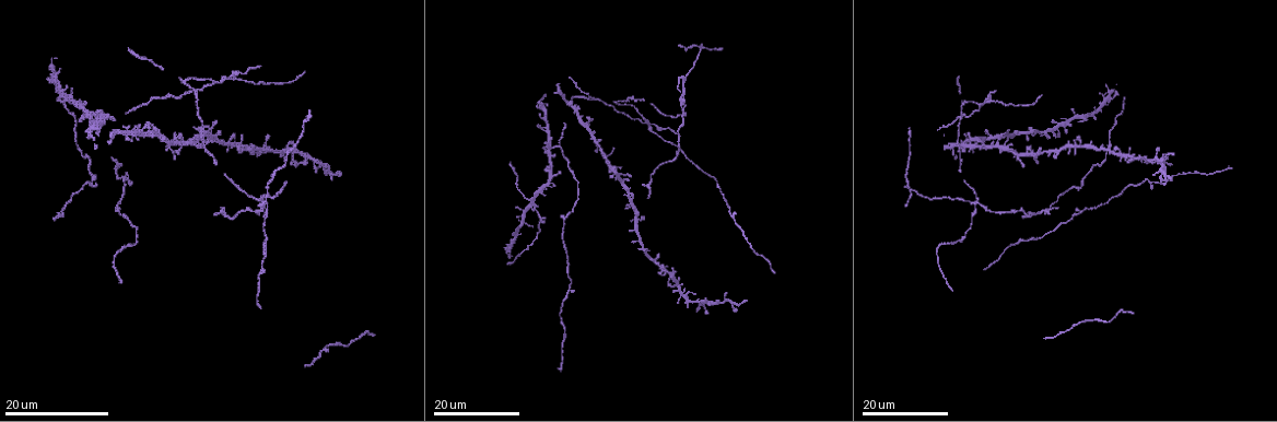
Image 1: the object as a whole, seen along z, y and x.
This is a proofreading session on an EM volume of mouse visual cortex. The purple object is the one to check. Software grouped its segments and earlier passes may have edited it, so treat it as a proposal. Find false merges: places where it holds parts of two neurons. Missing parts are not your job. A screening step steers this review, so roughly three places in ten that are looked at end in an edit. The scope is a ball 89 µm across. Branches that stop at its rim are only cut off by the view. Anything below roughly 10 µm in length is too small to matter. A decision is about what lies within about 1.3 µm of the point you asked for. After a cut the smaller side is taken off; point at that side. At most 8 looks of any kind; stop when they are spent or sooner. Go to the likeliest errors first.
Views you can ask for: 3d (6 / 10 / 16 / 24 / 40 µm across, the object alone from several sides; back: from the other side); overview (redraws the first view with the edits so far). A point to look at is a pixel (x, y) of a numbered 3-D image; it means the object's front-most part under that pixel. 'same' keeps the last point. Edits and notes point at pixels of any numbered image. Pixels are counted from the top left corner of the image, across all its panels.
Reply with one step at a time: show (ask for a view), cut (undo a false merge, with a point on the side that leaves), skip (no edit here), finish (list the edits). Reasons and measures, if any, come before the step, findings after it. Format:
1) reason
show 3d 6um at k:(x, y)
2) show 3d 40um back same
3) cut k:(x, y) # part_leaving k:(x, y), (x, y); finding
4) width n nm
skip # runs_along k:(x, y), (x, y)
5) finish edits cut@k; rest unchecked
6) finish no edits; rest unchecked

branch point
show 3d 16um at 1:(565, 219)

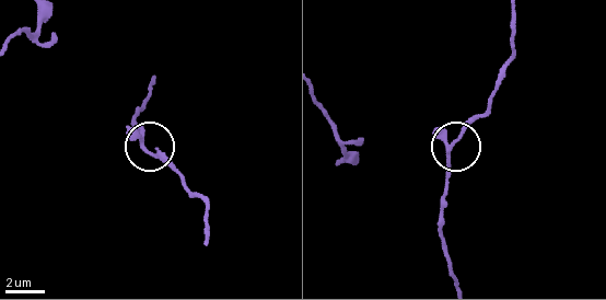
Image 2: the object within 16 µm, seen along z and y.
show 3d 6um at 2:(449, 155)

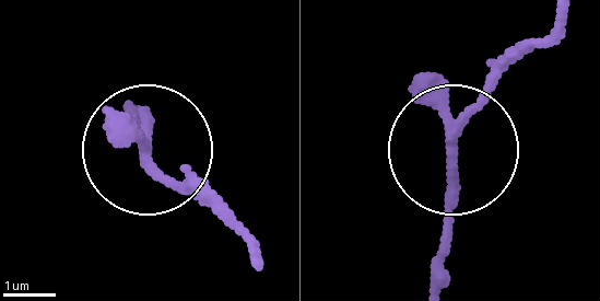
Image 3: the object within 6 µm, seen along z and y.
show 3d 6um back at 3:(142, 150)

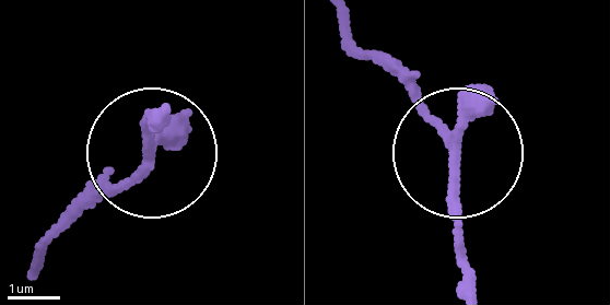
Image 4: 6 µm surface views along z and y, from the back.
arms 3
skip # continuous, no second neuron

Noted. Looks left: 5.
four-way junction
show 3d 16um at 1:(974, 202)

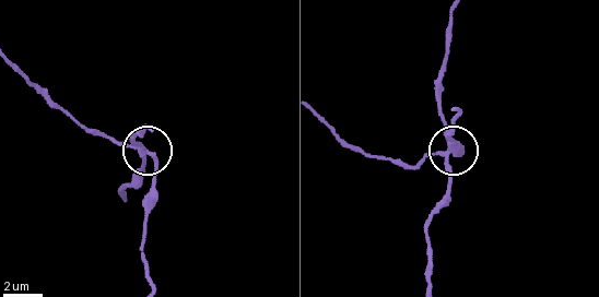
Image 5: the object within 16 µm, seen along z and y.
show 3d 10um at 5:(142, 150)

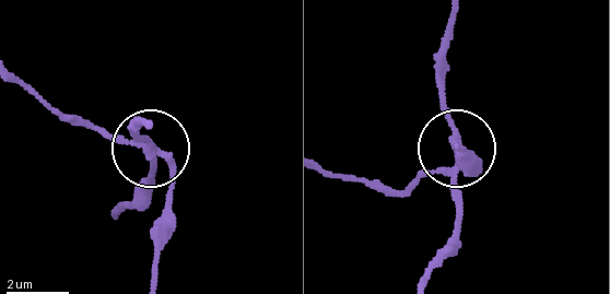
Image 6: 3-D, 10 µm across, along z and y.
arms 4
cut 6:(147, 136) # two neurons meet here

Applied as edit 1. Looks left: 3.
small branch off a trunk
show 3d 24um at 1:(92, 185)

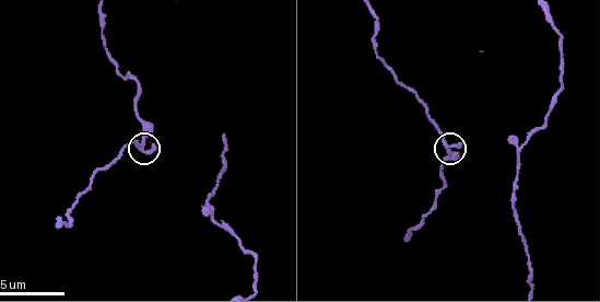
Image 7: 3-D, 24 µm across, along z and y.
show 3d 6um at 7:(448, 144)

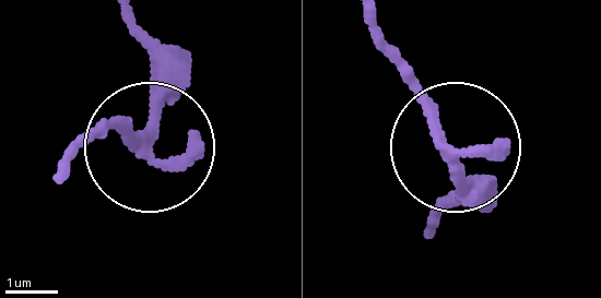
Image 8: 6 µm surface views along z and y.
arms 3
skip # runs_along 8:(132, 23), (154, 123), (80, 141); all the same neuron

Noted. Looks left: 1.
finish edits cut@6; rest unchecked

